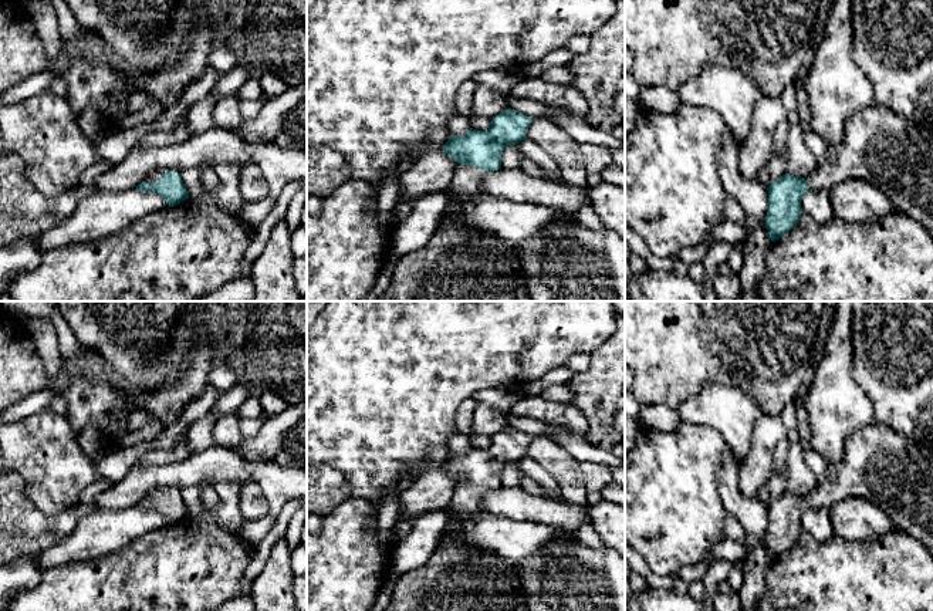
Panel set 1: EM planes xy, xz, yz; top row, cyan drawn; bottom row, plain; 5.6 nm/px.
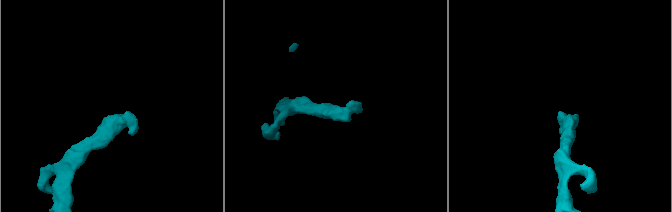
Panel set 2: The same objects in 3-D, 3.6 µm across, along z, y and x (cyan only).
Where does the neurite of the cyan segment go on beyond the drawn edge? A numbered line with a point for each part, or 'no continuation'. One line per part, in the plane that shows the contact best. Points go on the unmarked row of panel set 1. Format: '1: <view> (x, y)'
1: xy (155, 495)

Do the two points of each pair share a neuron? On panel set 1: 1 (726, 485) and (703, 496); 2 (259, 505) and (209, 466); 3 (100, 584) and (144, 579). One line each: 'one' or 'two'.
1: two
2: two
3: one

